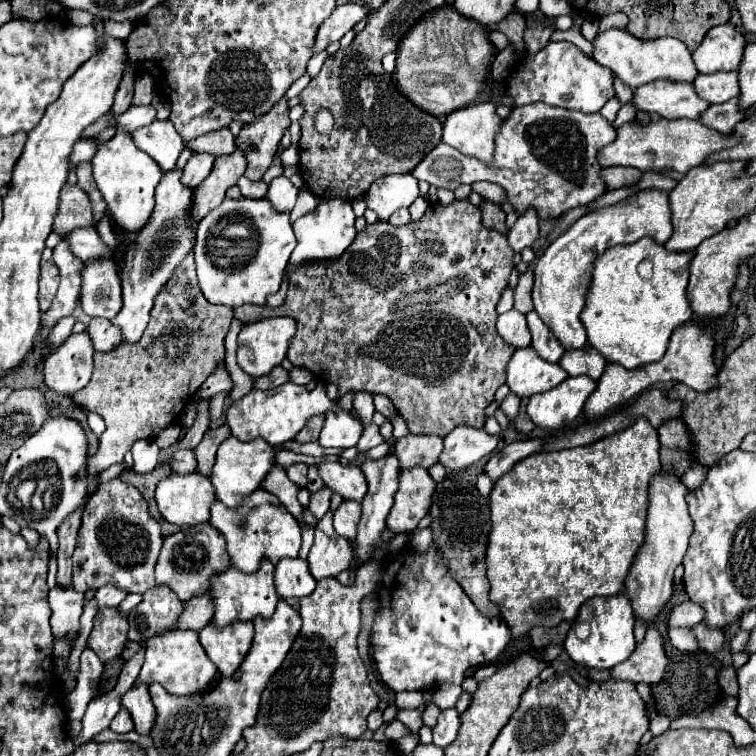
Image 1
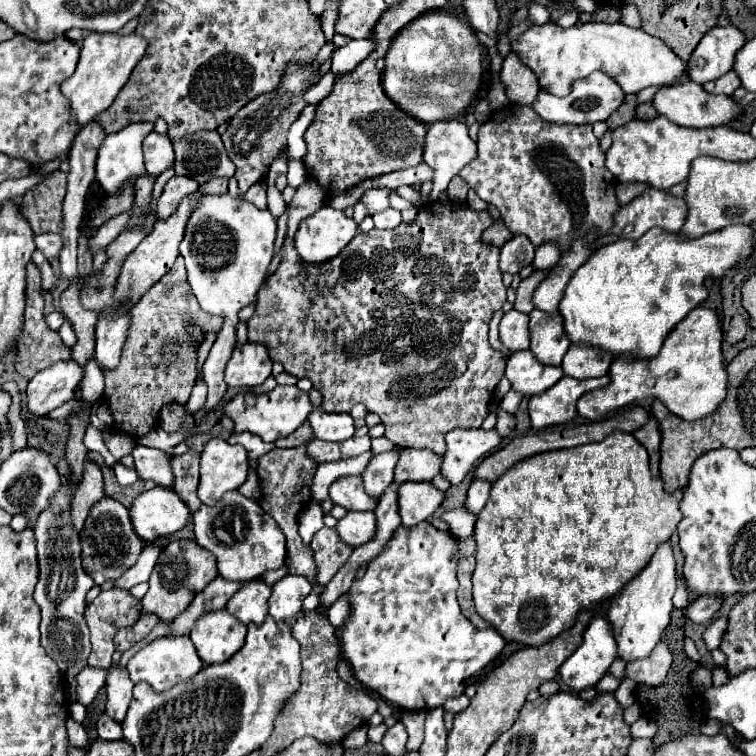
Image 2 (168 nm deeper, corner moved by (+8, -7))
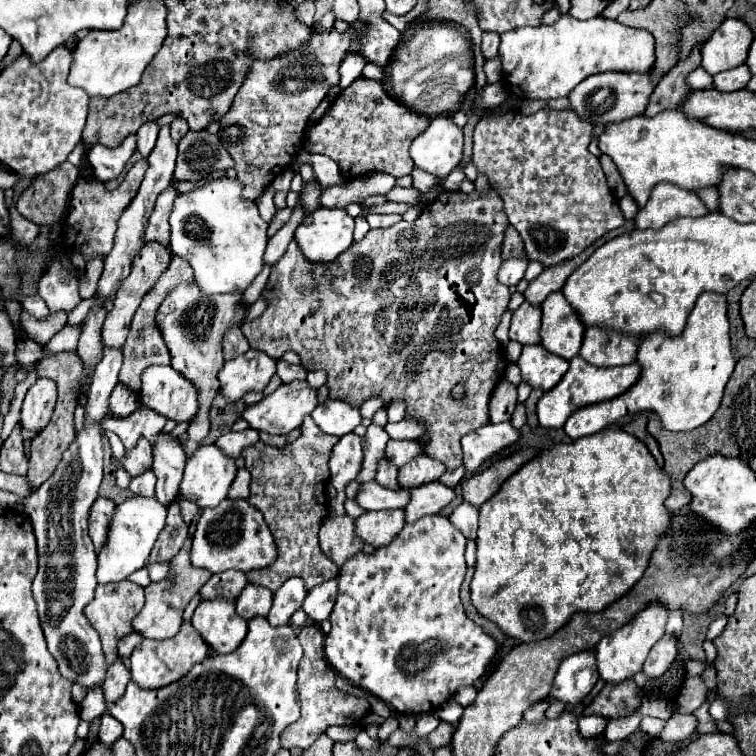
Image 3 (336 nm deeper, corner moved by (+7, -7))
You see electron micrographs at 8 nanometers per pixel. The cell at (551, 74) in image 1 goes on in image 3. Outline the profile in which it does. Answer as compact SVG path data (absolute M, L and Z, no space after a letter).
M604 72L588 76L584 82L580 82L570 92L572 110L582 116L582 120L590 120L592 124L610 124L610 122L622 122L626 118L642 116L648 100L656 88L656 82L652 82L652 72Z

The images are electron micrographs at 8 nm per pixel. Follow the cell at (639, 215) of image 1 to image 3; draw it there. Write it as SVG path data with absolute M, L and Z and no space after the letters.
M658 184L652 190L650 202L638 210L634 222L638 230L660 230L668 222L684 216L706 216L708 208L702 204L696 192L682 190L674 184Z

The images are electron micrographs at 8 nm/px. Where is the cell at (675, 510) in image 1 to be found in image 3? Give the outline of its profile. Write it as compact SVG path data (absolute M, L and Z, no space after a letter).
M650 604L634 620L630 620L610 636L604 636L596 646L596 666L598 666L600 678L606 684L620 684L622 680L628 680L634 674L638 674L656 640L664 636L666 620L668 620L668 610L662 608L660 604Z

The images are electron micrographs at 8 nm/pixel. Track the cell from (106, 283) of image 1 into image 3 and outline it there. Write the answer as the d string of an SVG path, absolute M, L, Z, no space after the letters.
M184 119L175 120L170 127L171 137L176 144L189 131L189 126Z

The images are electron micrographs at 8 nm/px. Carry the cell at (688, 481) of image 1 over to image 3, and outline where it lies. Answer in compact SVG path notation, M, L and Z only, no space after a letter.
M620 428L542 450L480 508L478 562L470 582L472 604L506 636L520 642L554 634L576 612L600 612L642 578L652 548L670 522L664 506L670 490L670 476L656 464L648 448Z

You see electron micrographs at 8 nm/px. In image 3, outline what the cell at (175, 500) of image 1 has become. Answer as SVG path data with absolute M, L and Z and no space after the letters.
M132 496L126 502L118 504L110 526L106 534L106 542L98 552L98 582L108 584L108 582L120 582L126 580L134 570L140 570L148 562L148 554L164 528L166 520L166 506L158 504L154 498L142 498L142 496Z

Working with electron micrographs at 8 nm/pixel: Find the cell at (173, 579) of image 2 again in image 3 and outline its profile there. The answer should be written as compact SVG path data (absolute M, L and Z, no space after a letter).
M190 538L184 542L180 552L172 560L174 560L174 572L170 574L170 580L164 580L160 584L150 584L146 588L146 604L144 604L142 612L132 620L134 632L138 632L144 638L152 638L152 640L172 638L178 632L180 624L182 624L184 608L188 606L188 602L200 592L200 588L212 576L210 572L206 572L202 568L194 568L190 564Z

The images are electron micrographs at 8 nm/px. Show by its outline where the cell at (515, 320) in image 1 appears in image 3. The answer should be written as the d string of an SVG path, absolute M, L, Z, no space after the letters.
M524 302L512 314L510 340L516 340L520 344L538 344L540 342L540 320L542 320L542 308Z

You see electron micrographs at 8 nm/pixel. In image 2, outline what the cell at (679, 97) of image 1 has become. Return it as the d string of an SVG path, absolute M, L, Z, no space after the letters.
M685 82L685 84L673 84L673 86L663 86L657 90L653 96L653 108L657 114L669 118L671 122L679 126L691 126L691 128L711 128L711 126L723 126L729 124L739 112L733 108L733 100L729 96L713 96L703 90L703 86L695 82Z

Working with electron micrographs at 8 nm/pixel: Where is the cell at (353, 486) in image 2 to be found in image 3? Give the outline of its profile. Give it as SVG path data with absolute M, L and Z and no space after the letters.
M372 480L372 482L364 482L360 486L360 492L356 494L356 500L364 510L406 508L406 504L410 502L410 490L406 490L406 488L390 490L390 488L384 488L384 486L380 486Z

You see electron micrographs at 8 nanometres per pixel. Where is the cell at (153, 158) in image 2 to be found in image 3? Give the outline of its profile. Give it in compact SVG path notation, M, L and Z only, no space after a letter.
M146 122L138 132L136 132L136 146L138 146L138 152L142 156L148 156L156 144L156 138L158 138L158 130L160 126L154 124L154 122Z

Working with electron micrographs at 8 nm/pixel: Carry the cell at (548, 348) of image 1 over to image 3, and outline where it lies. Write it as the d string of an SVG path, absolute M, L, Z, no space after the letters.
M562 290L552 292L542 302L542 346L566 360L572 360L584 340L584 324L568 304Z

